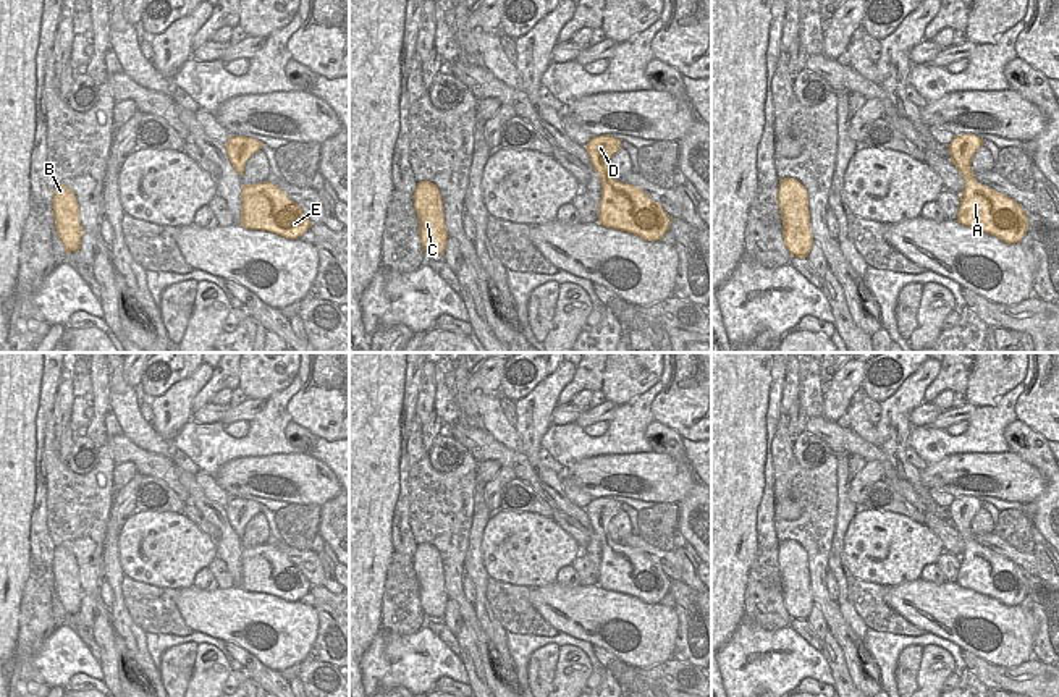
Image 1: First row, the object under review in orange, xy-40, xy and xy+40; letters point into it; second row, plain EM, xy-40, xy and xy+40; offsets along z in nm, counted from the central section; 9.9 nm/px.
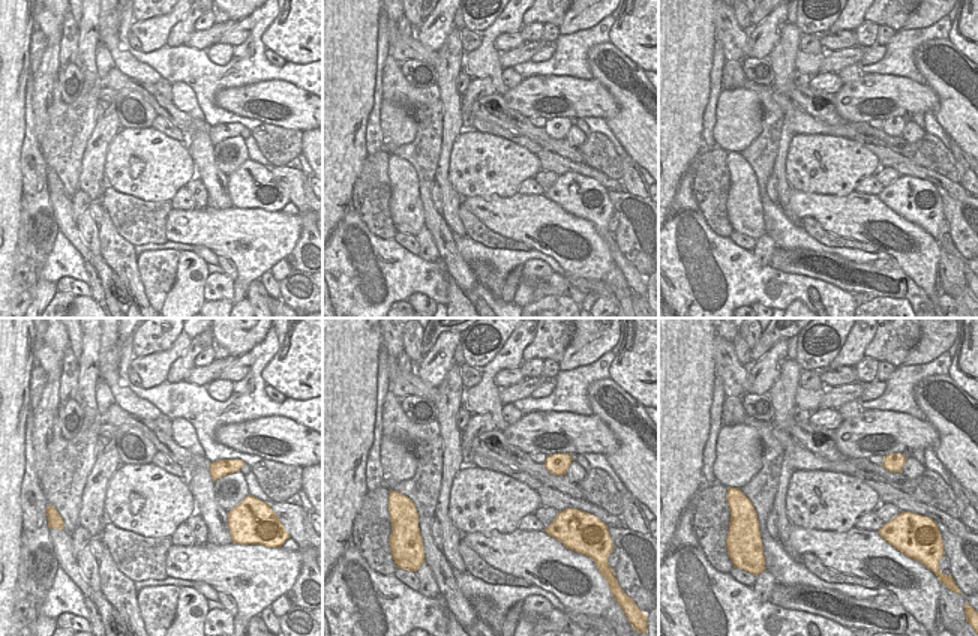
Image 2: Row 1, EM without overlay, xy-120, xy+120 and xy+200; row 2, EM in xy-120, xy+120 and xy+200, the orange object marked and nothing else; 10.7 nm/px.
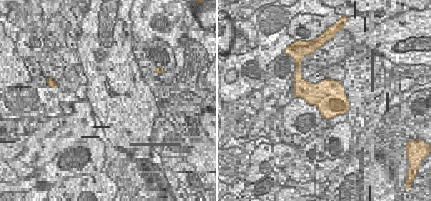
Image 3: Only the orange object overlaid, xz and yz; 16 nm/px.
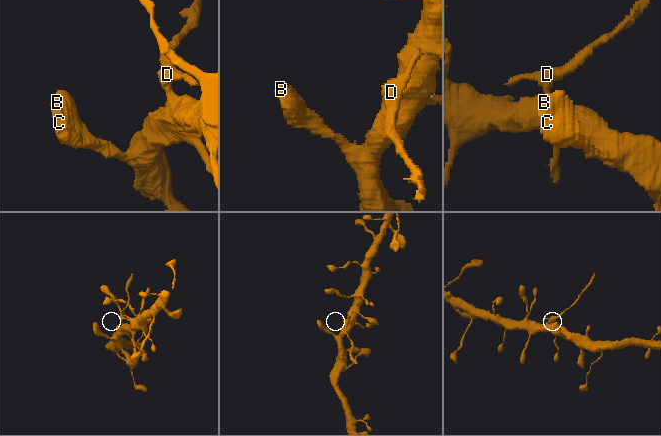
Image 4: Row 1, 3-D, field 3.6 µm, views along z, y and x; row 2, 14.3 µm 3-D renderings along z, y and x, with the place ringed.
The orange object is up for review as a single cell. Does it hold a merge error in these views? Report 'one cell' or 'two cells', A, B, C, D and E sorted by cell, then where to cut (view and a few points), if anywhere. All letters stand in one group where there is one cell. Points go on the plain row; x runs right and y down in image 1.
two cells | A B C E / D | xy (608, 534), (600, 542)

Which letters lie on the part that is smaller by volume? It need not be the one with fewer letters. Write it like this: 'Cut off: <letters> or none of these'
Cut off: D

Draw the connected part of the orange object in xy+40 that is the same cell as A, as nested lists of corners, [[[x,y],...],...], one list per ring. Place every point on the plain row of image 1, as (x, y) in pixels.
[[[970,535],[964,540],[957,582],[981,595],[999,600],[1007,606],[1023,602],[1028,594],[1028,576],[1010,560],[981,547]]]

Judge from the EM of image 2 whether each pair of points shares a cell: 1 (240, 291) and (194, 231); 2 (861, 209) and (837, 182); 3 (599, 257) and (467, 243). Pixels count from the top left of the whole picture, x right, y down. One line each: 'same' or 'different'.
1: same
2: different
3: different

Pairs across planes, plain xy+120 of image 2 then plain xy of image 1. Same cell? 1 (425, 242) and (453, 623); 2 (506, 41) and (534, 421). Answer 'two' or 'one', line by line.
1: one
2: two

